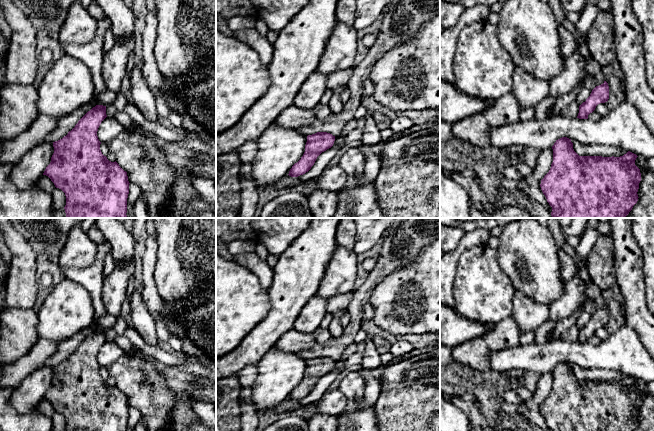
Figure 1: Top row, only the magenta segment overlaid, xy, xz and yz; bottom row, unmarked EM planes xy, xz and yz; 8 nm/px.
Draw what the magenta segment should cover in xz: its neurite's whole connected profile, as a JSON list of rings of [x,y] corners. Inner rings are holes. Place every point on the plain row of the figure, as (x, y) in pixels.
[[[317,356],[307,360],[305,376],[301,383],[289,395],[289,400],[298,401],[308,396],[317,381],[334,368],[335,360],[327,356]]]

